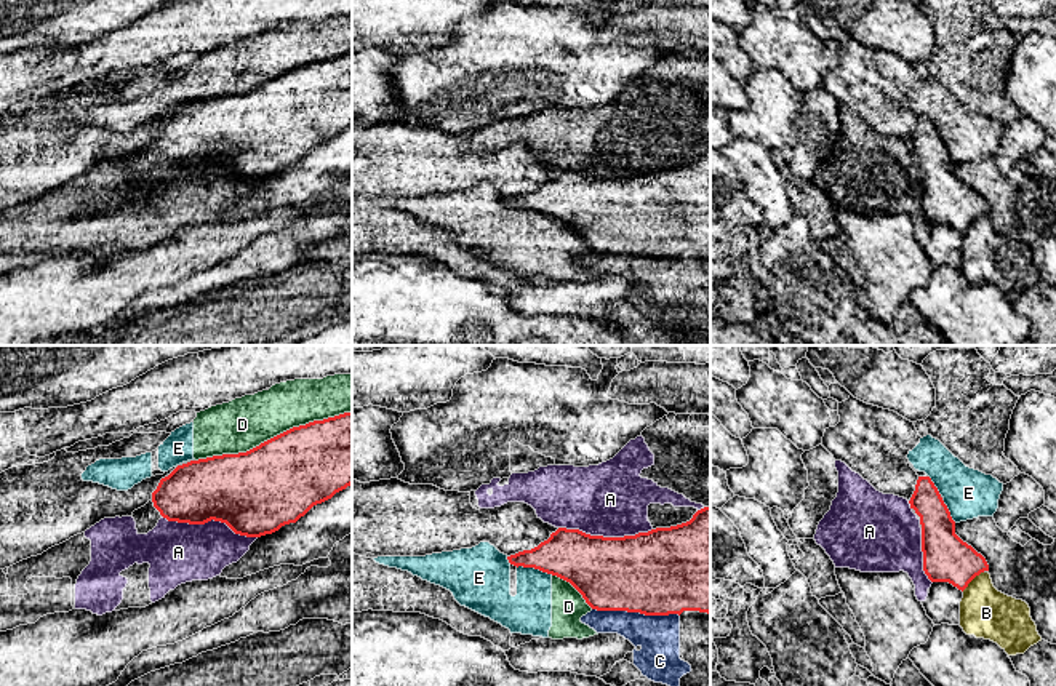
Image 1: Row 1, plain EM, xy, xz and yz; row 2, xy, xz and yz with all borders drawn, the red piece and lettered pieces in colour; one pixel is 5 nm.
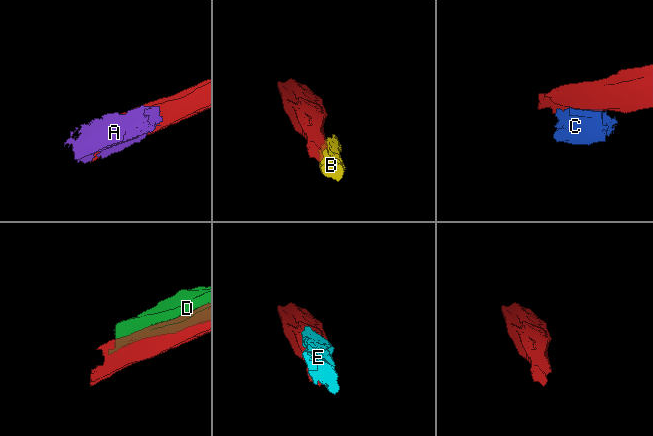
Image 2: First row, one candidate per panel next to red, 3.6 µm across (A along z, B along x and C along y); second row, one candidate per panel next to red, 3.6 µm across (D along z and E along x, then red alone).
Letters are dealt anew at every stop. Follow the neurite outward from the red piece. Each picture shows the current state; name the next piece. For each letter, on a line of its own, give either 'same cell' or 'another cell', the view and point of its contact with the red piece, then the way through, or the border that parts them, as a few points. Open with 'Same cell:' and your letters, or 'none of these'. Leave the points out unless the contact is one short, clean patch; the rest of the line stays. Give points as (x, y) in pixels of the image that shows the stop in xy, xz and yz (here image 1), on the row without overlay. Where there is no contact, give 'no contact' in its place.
Same cell: none of these
A: another cell | xy (210, 162)
B: another cell | yz (972, 221)
C: another cell | xz (636, 253)
D: another cell | xy (274, 79)
E: another cell | xz (535, 210) | along xz (517, 208), (533, 208), (552, 216)

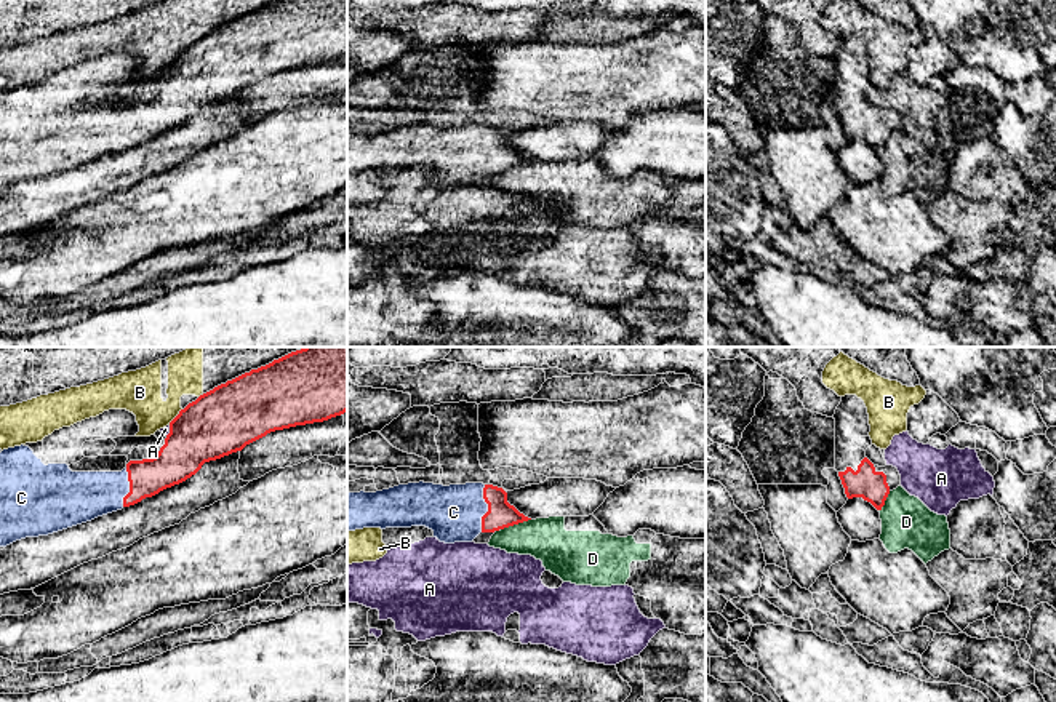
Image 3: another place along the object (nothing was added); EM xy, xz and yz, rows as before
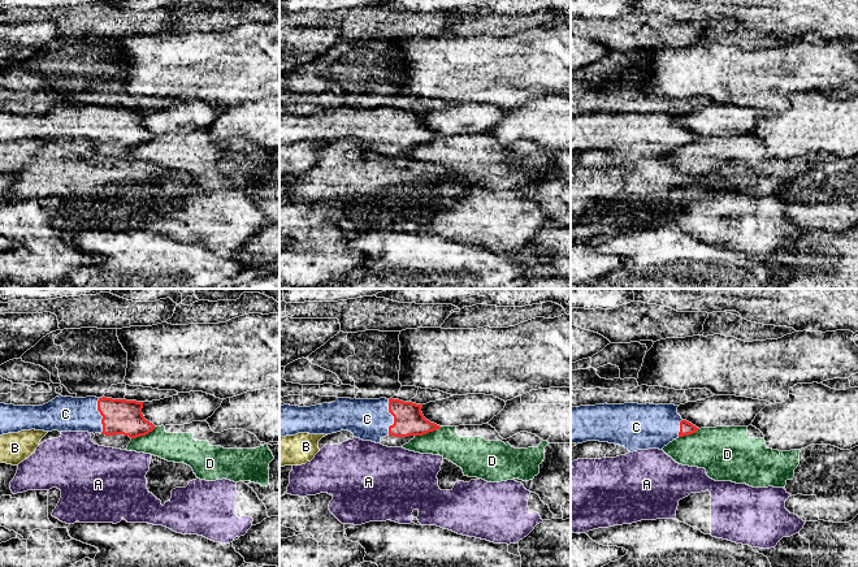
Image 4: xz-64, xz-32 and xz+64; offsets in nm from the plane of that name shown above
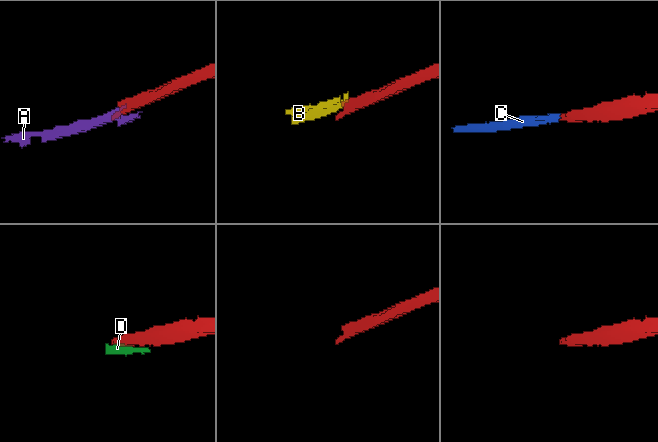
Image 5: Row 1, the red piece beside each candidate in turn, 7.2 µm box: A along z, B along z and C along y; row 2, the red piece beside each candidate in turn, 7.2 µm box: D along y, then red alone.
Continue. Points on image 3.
Same cell: C
A: another cell | xy (170, 72) | along xy (170, 67), (167, 77)
B: another cell | xy (176, 58) | along xy (181, 50), (168, 66)
C: same cell | xz (488, 151) | across xz (500, 157), (488, 151), (453, 154)
D: another cell | xz (516, 165)

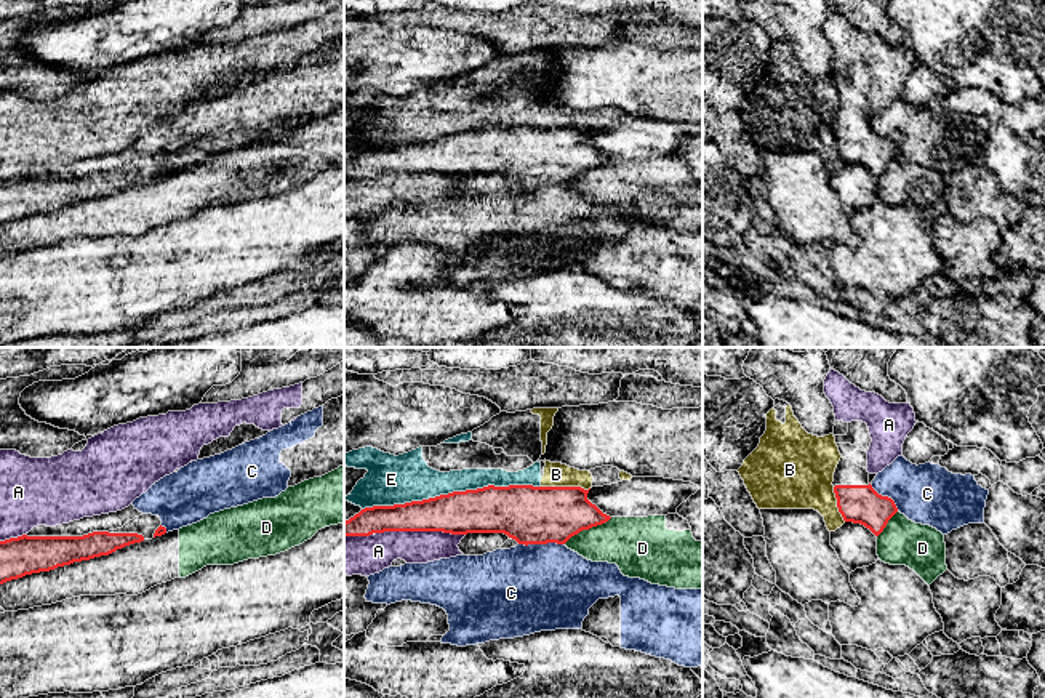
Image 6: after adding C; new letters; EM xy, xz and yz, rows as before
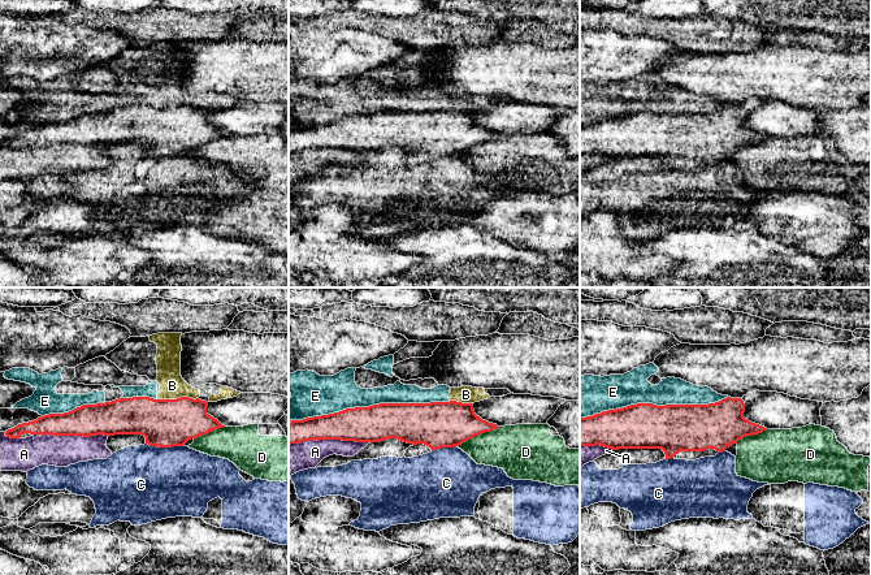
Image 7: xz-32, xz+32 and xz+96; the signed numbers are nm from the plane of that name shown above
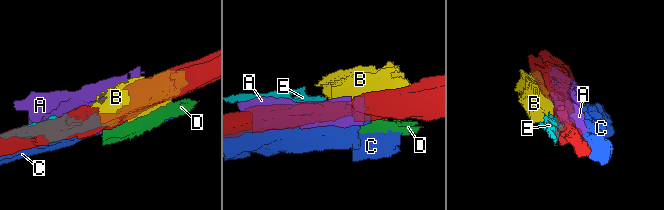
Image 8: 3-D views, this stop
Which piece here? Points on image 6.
Same cell: none of these
A: another cell | xz (421, 172)
B: another cell | xz (565, 128)
C: another cell | xz (541, 184)
D: another cell | xz (588, 170)
E: another cell | xz (450, 135)

